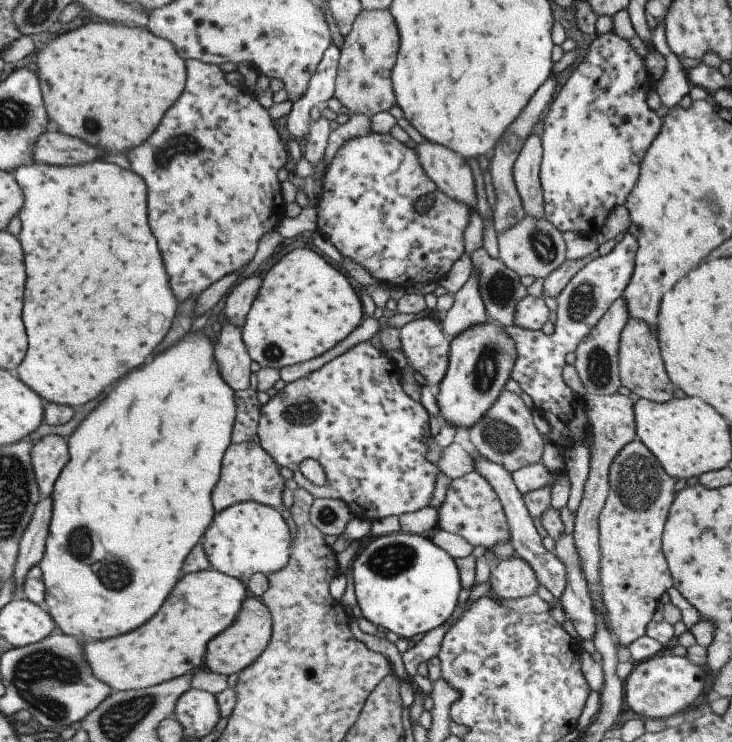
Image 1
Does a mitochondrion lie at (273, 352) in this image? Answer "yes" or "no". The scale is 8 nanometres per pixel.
yes

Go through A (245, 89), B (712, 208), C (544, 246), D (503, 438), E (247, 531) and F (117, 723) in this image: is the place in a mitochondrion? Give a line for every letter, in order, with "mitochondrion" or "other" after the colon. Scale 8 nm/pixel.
A: other
B: mitochondrion
C: mitochondrion
D: mitochondrion
E: other
F: mitochondrion

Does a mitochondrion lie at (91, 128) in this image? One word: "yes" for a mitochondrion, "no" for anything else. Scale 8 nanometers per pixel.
yes

